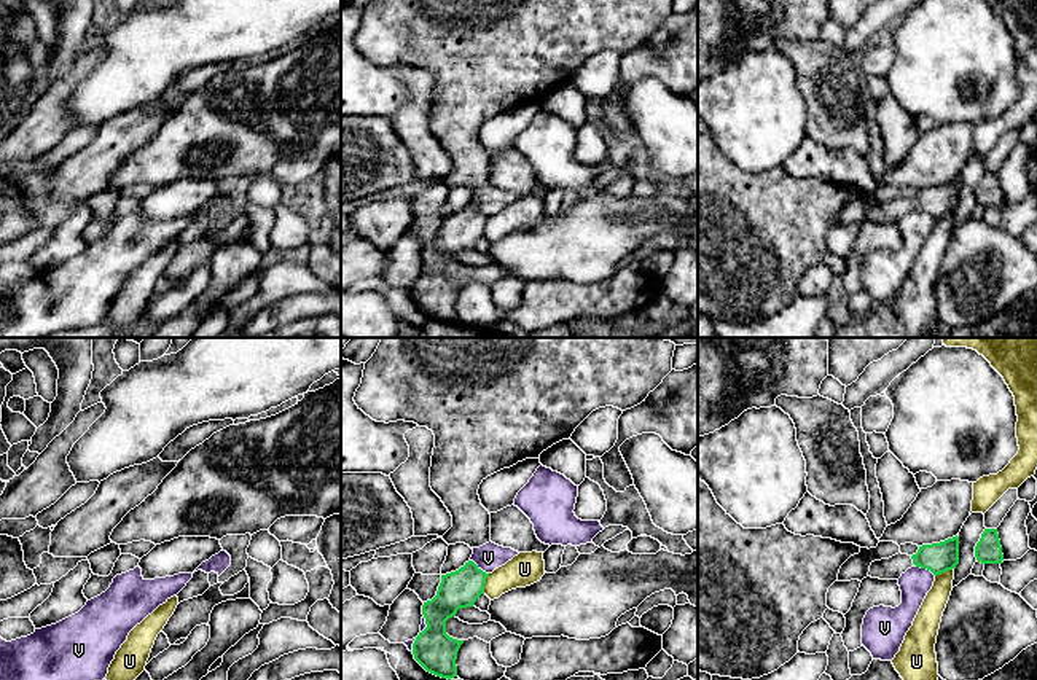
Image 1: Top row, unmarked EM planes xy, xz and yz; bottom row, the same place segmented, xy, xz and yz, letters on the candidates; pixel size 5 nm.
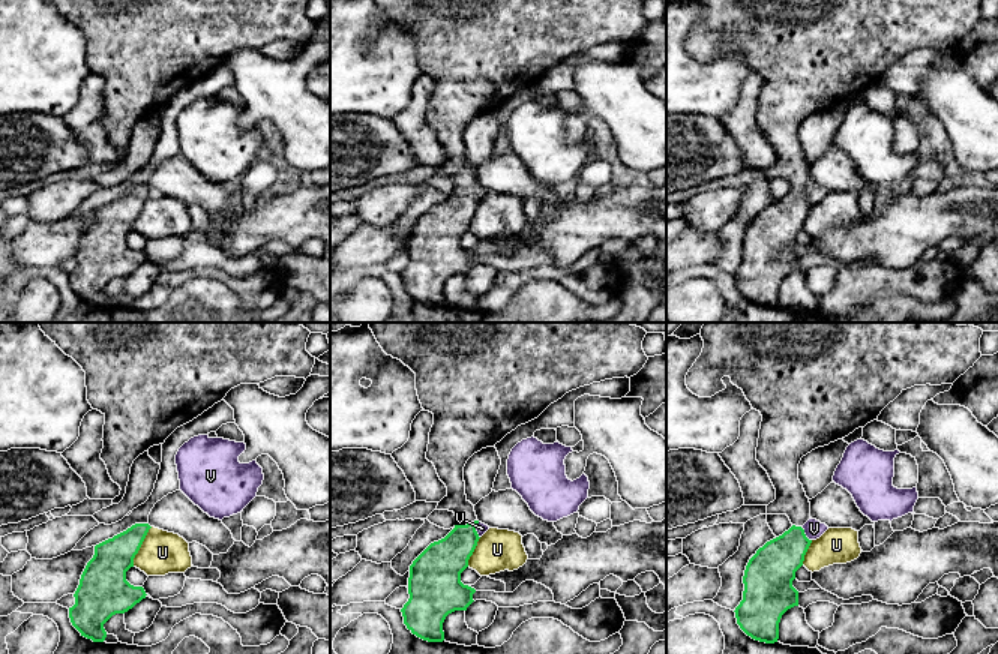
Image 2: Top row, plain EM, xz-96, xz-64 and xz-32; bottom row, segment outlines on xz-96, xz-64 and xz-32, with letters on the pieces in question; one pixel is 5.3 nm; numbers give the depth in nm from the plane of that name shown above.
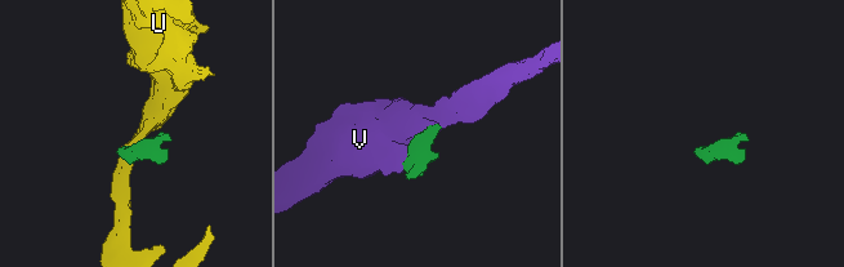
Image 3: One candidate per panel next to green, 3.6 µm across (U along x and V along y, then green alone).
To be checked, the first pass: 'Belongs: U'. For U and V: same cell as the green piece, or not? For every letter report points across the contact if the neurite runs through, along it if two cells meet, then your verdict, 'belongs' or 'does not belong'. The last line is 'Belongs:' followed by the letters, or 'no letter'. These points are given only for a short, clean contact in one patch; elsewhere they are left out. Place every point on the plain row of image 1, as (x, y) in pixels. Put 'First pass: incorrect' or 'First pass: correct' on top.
First pass: incorrect
U: along xz (489, 217), (483, 236) | does not belong
V: does not belong
Belongs: no letter

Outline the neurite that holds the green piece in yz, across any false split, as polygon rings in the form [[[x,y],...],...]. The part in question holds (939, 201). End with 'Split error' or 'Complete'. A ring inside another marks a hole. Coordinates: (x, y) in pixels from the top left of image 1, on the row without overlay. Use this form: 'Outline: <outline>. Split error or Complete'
Outline: [[[959,180],[940,186],[922,188],[913,199],[895,197],[889,202],[875,204],[870,209],[868,220],[879,223],[898,223],[908,212],[921,210],[930,213],[935,220],[956,212],[959,207]]]. Split error

